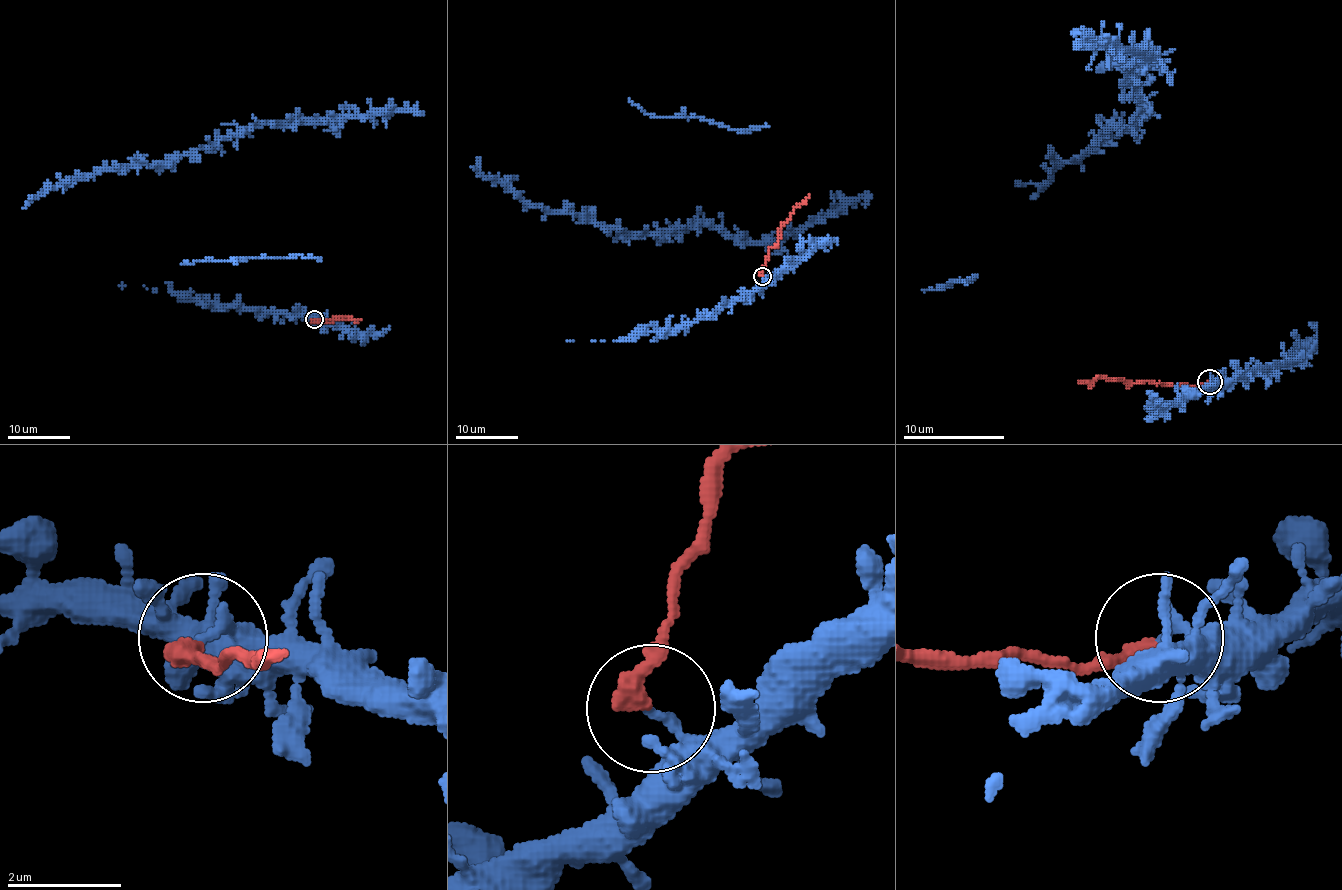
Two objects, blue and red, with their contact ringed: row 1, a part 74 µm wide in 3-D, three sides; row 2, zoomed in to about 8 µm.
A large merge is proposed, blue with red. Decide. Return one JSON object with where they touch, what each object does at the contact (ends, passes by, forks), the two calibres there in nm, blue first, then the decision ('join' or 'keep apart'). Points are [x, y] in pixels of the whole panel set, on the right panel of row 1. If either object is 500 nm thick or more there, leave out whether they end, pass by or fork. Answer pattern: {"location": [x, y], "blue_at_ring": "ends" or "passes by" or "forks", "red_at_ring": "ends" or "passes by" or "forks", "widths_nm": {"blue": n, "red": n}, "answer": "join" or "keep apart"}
{"location": [1209, 381], "blue_at_ring": "ends", "red_at_ring": "ends", "widths_nm": {"blue": 190, "red": 360}, "answer": "keep apart"}

